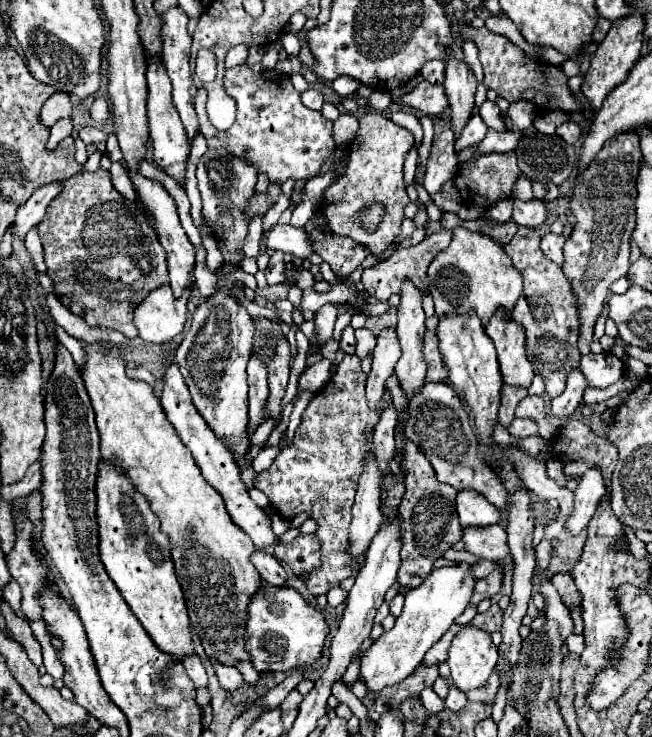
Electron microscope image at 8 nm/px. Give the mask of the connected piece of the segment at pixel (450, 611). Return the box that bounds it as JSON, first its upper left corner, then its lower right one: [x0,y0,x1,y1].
[360,564,476,692]

